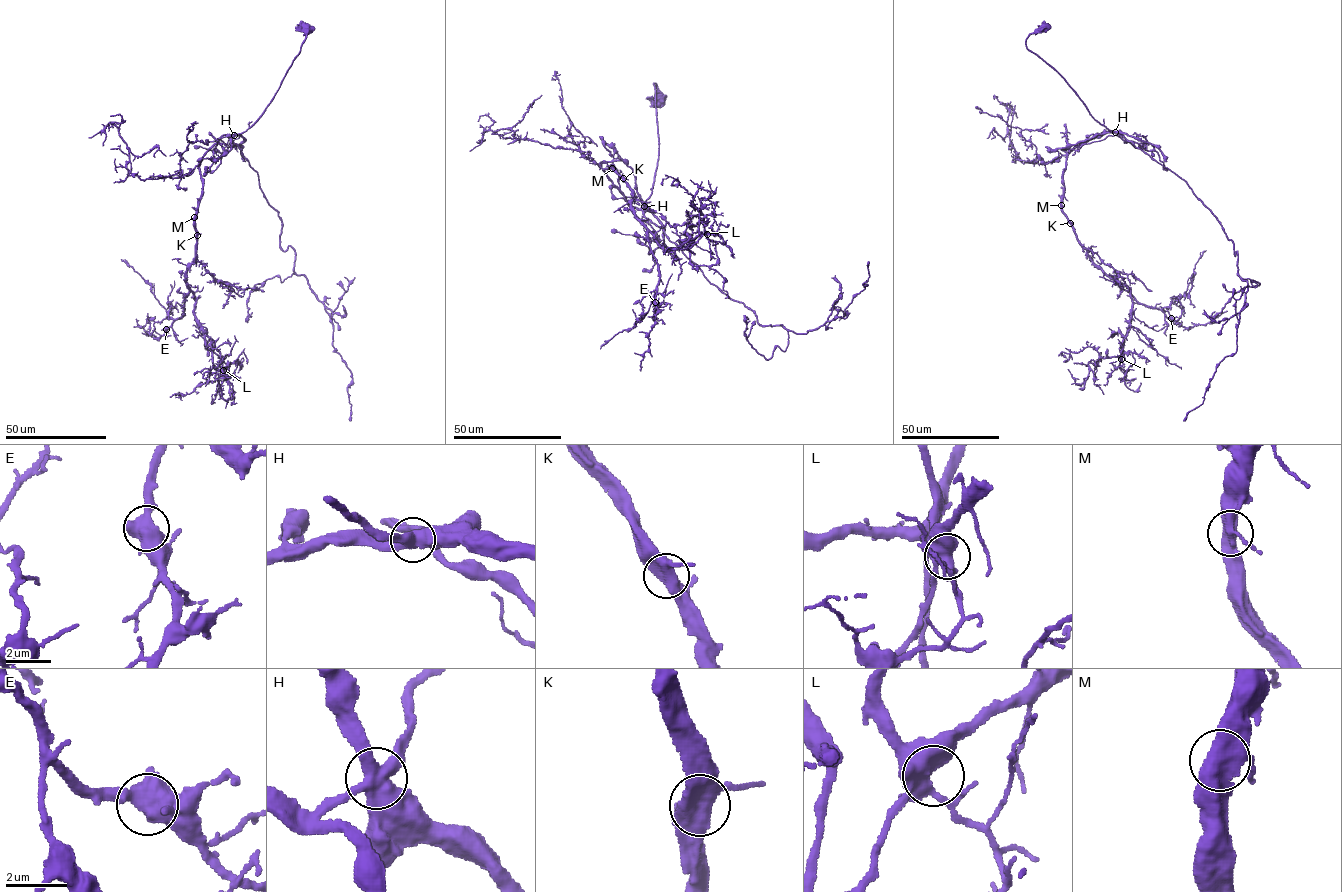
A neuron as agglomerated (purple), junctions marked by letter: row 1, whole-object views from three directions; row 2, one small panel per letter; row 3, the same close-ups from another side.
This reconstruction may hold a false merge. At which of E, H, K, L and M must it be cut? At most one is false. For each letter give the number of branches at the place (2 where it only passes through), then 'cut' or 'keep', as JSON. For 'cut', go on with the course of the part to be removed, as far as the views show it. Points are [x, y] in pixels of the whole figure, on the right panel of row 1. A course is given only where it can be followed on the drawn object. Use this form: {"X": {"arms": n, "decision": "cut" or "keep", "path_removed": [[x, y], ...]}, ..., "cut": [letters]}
{"E": {"arms": 4, "decision": "keep"}, "H": {"arms": 4, "decision": "cut", "path_removed": [[1115, 132], [1097, 134], [1058, 148], [1058, 156], [1047, 163], [1037, 154]]}, "K": {"arms": 3, "decision": "keep"}, "L": {"arms": 4, "decision": "keep"}, "M": {"arms": 3, "decision": "keep"}, "cut": ["H"]}

